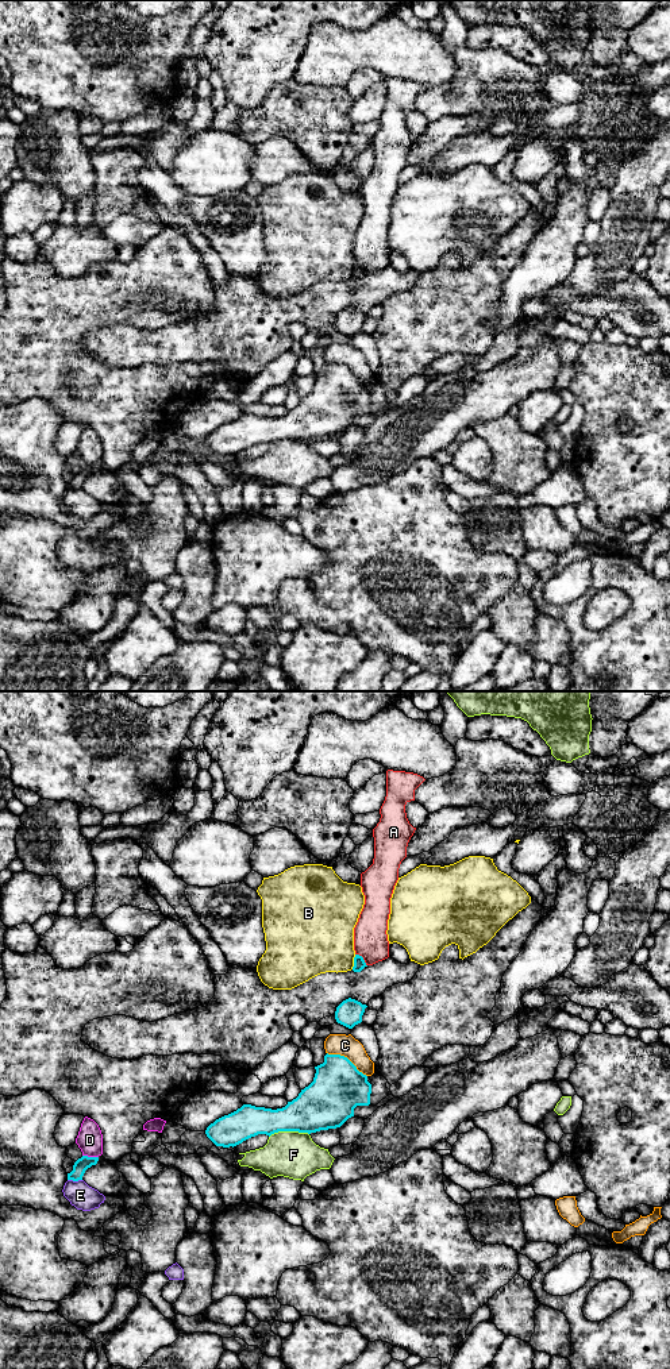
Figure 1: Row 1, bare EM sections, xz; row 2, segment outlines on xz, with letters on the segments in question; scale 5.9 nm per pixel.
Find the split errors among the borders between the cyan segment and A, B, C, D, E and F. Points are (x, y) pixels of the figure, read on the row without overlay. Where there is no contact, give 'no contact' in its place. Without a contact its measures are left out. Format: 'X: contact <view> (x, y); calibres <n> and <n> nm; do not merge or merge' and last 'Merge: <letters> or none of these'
A: contact xz (362, 267); calibres 70 and 200 nm; do not merge
B: contact xz (354, 270); calibres 70 and 400 nm; do not merge
C: contact xz (347, 367); calibres 320 and 130 nm; do not merge
D: contact xz (91, 466); calibres 80 and 160 nm; do not merge
E: contact xz (74, 489); calibres 80 and 150 nm; do not merge
F: contact xz (288, 439); calibres 280 and 280 nm; do not merge
Merge: none of these

